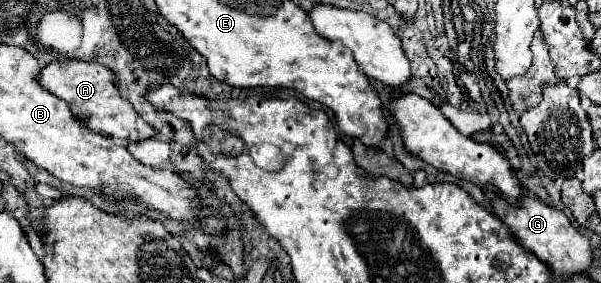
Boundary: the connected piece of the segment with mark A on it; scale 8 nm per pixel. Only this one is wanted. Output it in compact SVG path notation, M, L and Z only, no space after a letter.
M59 58L41 68L37 82L45 90L51 90L51 94L65 100L71 112L79 120L83 120L85 126L91 128L93 132L119 140L147 140L155 136L155 130L137 114L137 110L129 104L129 100L119 96L119 90L113 84L111 70L107 70L101 64Z

